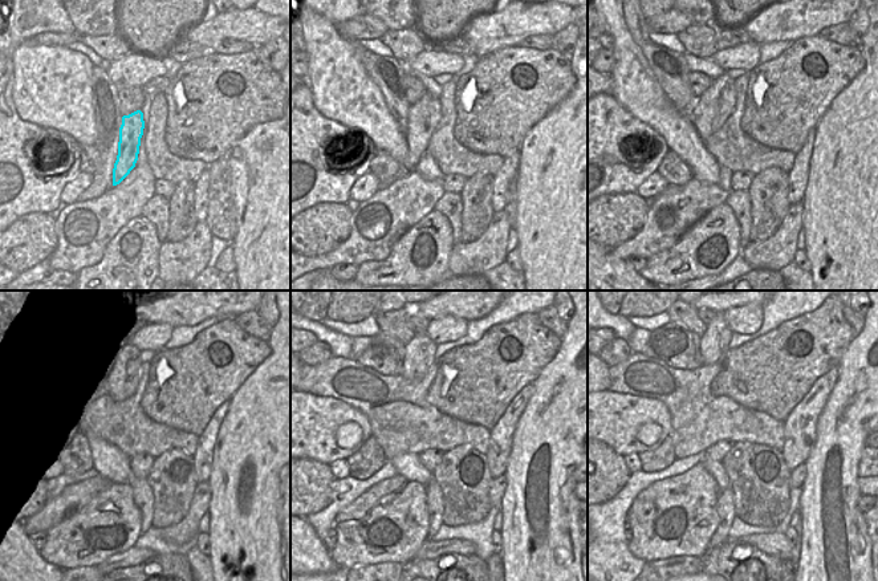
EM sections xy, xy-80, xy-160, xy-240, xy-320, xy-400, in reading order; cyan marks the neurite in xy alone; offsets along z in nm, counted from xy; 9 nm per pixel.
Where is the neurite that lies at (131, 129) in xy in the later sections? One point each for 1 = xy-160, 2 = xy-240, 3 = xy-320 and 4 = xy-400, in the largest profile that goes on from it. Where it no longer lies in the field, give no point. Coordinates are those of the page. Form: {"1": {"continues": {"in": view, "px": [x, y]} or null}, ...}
{"1": {"continues": {"in": "xy-160", "px": [711, 110]}}, "2": {"continues": {"in": "xy-240", "px": [122, 374]}}, "3": {"continues": {"in": "xy-320", "px": [419, 353]}}, "4": {"continues": {"in": "xy-400", "px": [715, 341]}}}

